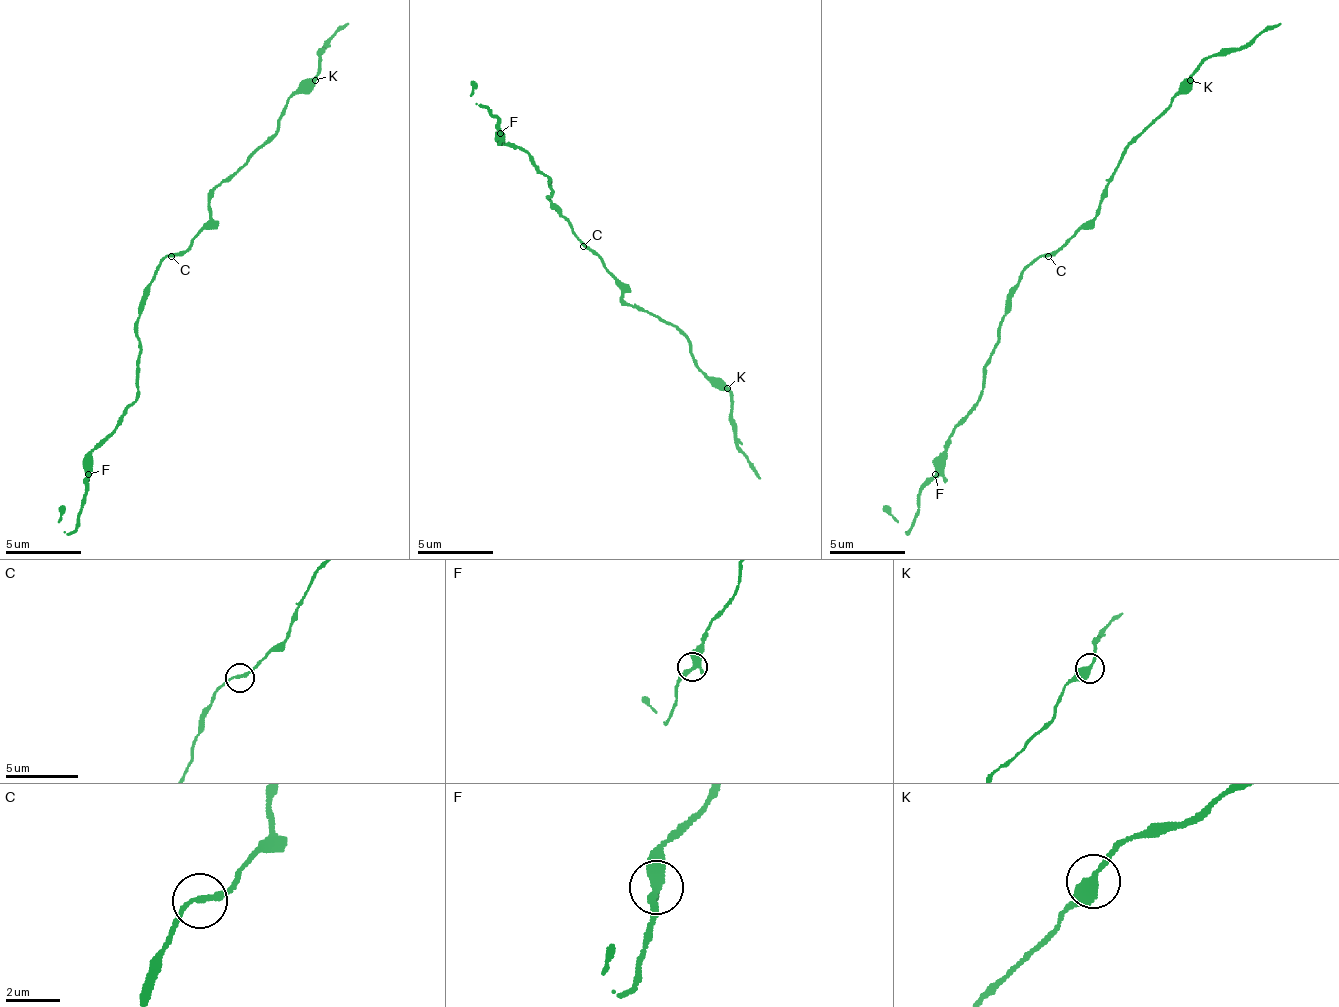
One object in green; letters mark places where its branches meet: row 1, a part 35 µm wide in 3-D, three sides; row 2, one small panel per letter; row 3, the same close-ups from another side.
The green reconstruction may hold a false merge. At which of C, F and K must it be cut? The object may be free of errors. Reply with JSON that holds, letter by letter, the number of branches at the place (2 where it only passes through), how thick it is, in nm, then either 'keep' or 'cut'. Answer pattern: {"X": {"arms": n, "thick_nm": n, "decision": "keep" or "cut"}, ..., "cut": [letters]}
{"C": {"arms": 2, "thick_nm": 170, "decision": "keep"}, "F": {"arms": 2, "thick_nm": 400, "decision": "keep"}, "K": {"arms": 2, "thick_nm": 400, "decision": "keep"}, "cut": []}

